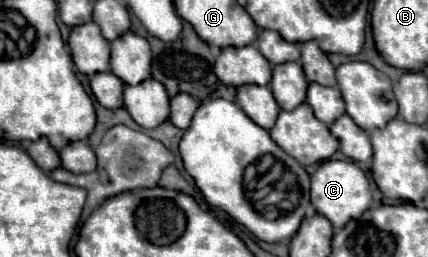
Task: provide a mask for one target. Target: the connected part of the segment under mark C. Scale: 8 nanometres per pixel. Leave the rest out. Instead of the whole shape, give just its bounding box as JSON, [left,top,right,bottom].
[311,160,371,228]

